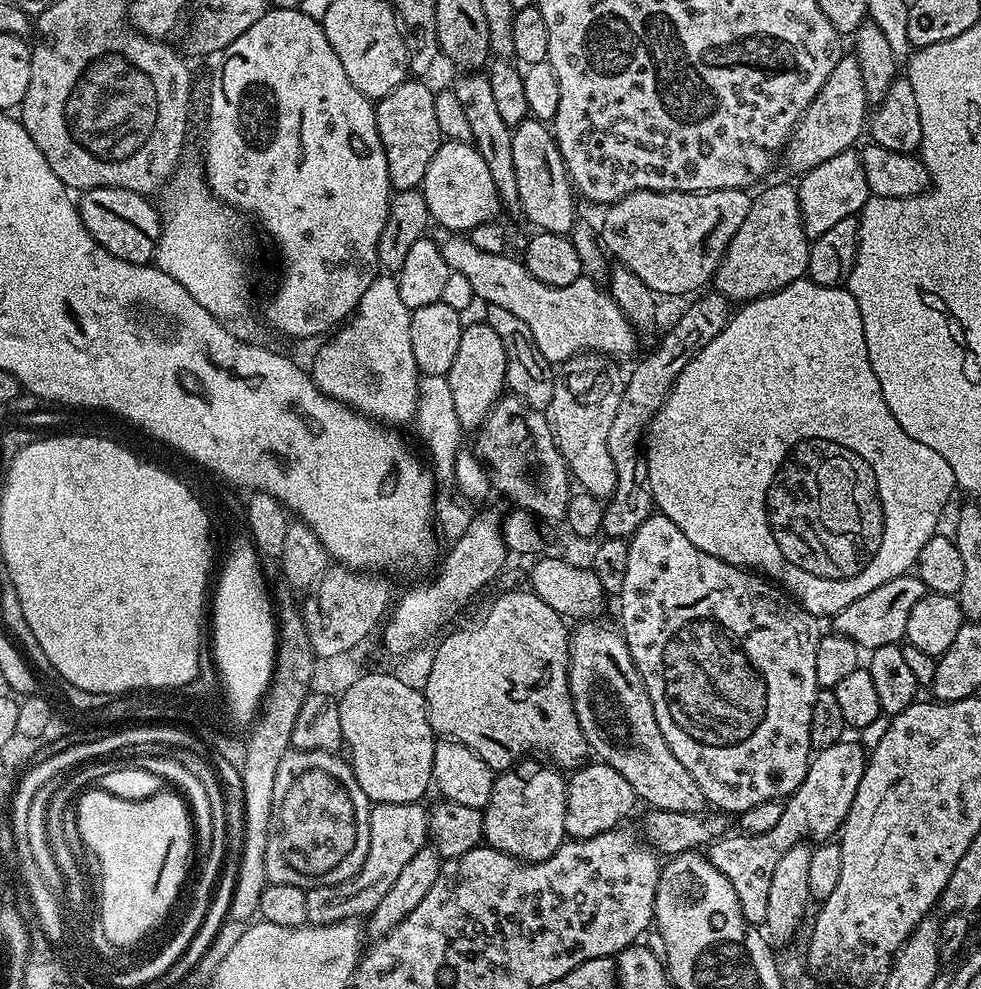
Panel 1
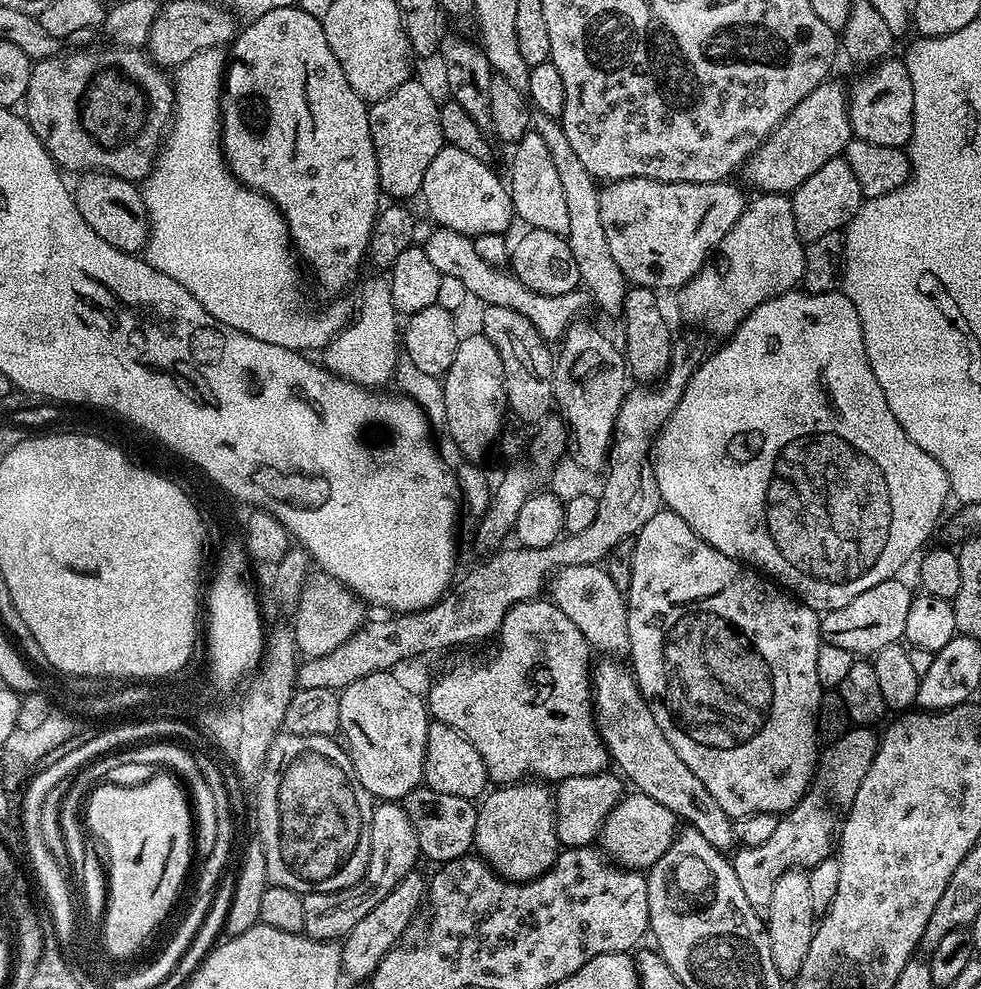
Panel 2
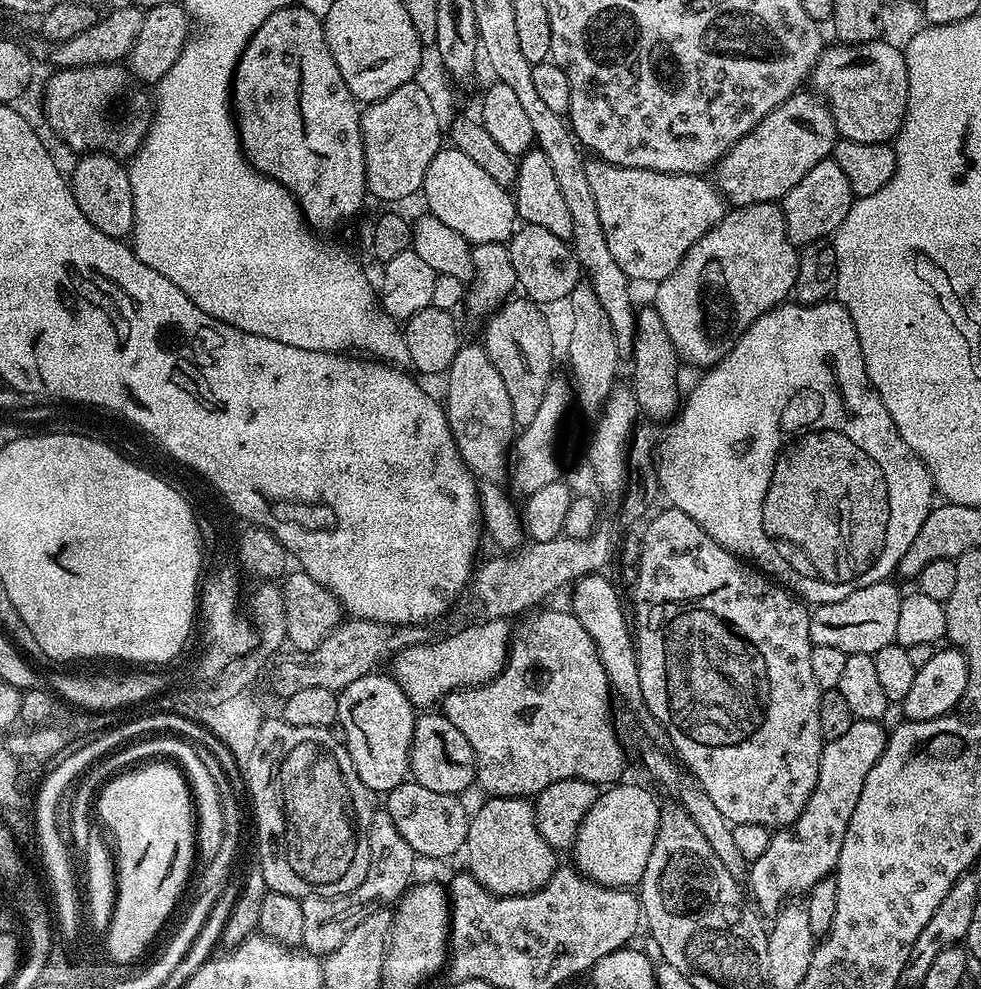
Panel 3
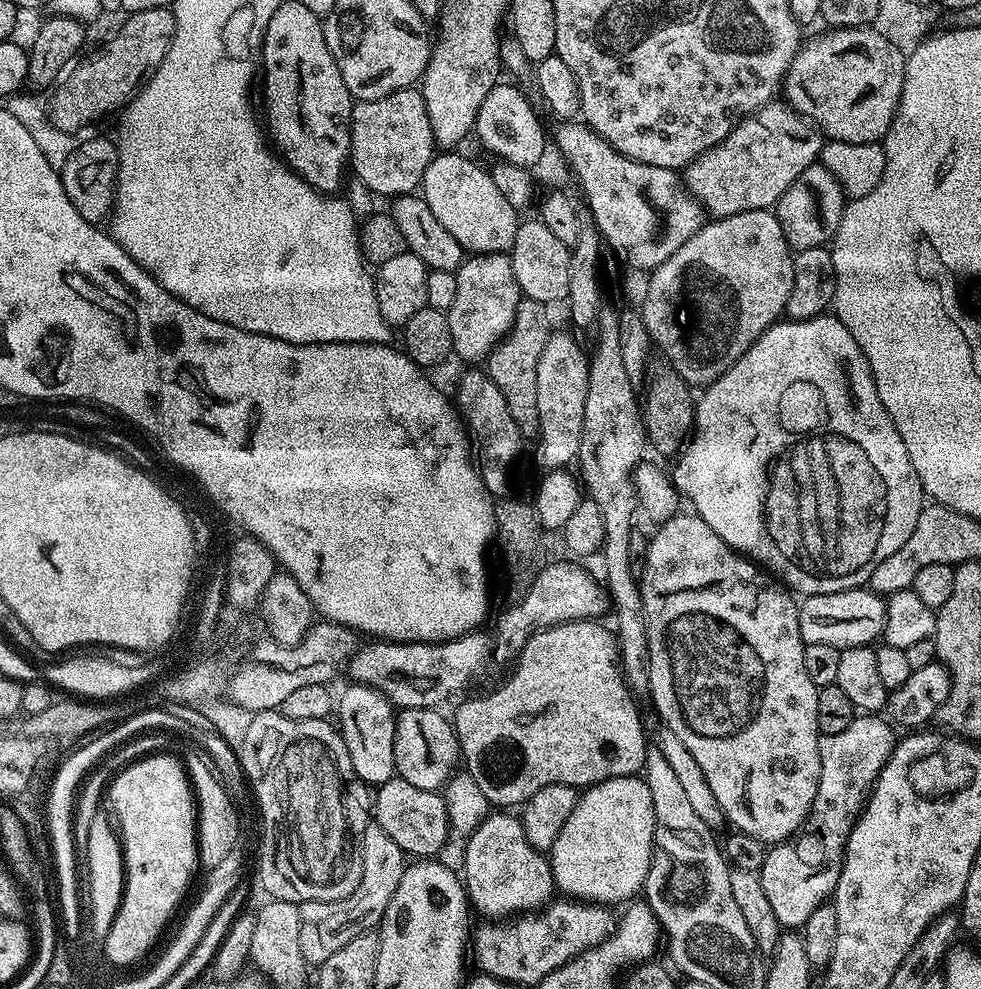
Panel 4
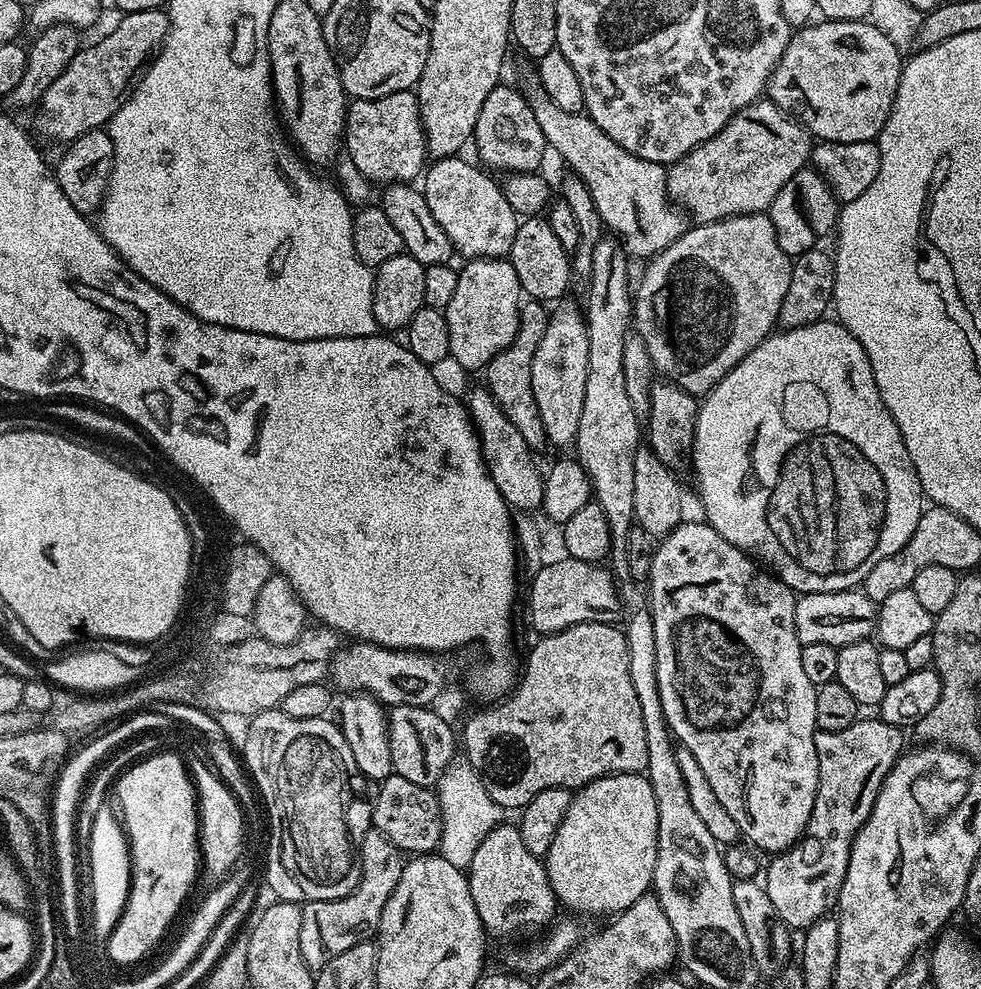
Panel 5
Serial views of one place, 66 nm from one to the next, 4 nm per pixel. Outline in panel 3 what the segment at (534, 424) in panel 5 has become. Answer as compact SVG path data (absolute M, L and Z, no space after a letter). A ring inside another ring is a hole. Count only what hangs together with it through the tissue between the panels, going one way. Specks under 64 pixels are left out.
M509 299L487 317L482 345L495 369L502 376L510 394L511 409L516 425L528 428L542 406L542 394L554 378L552 372L552 328L543 316L541 305L527 299Z

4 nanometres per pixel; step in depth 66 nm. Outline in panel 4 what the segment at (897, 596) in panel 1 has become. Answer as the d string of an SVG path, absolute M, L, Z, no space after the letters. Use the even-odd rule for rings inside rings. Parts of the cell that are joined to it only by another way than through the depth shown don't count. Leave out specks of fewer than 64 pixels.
M868 586L842 590L834 594L806 596L799 601L798 607L798 630L805 644L825 644L838 649L863 644L875 645L883 637L884 624L888 620L885 597Z

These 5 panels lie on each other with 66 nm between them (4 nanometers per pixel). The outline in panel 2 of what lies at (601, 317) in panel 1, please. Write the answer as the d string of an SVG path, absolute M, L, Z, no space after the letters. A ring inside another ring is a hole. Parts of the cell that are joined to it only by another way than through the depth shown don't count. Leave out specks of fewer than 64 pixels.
M436 226L433 229L428 236L428 241L423 241L422 246L434 270L438 270L441 276L460 279L462 286L466 286L469 297L476 299L477 296L478 299L484 300L485 305L493 304L506 306L510 310L518 310L518 314L530 318L530 322L536 327L538 334L542 334L545 342L559 341L577 319L575 316L583 310L584 300L586 304L583 291L577 290L561 296L538 294L530 290L530 286L523 284L507 267L484 261L474 250L473 237L463 236L458 230L449 228Z

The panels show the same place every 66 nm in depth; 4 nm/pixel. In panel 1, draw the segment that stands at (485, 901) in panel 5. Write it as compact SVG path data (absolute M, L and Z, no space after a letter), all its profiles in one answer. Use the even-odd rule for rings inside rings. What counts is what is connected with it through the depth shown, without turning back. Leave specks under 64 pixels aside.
M517 763L493 779L488 804L482 809L483 843L525 864L533 864L550 858L550 854L554 854L566 843L564 823L568 786L565 777L555 767L547 763L528 763Z

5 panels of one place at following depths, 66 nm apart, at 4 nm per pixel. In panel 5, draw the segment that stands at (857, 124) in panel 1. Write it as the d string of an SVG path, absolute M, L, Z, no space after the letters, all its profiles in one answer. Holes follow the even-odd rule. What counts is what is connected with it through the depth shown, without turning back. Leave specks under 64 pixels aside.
M761 98L756 103L746 106L726 122L726 126L714 138L702 142L684 159L671 165L668 173L668 199L679 206L693 221L709 224L715 220L725 220L731 216L767 213L774 202L778 190L798 174L809 163L814 147L814 137L803 124L792 119L775 102Z

